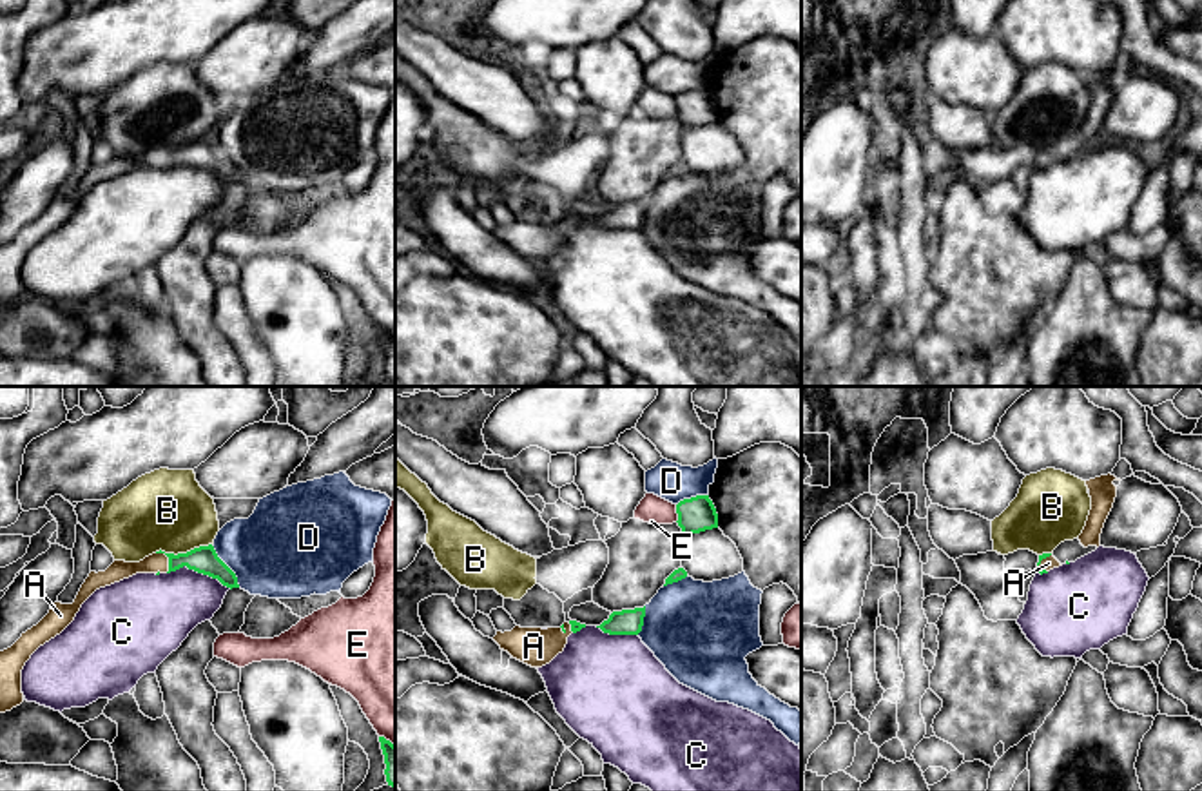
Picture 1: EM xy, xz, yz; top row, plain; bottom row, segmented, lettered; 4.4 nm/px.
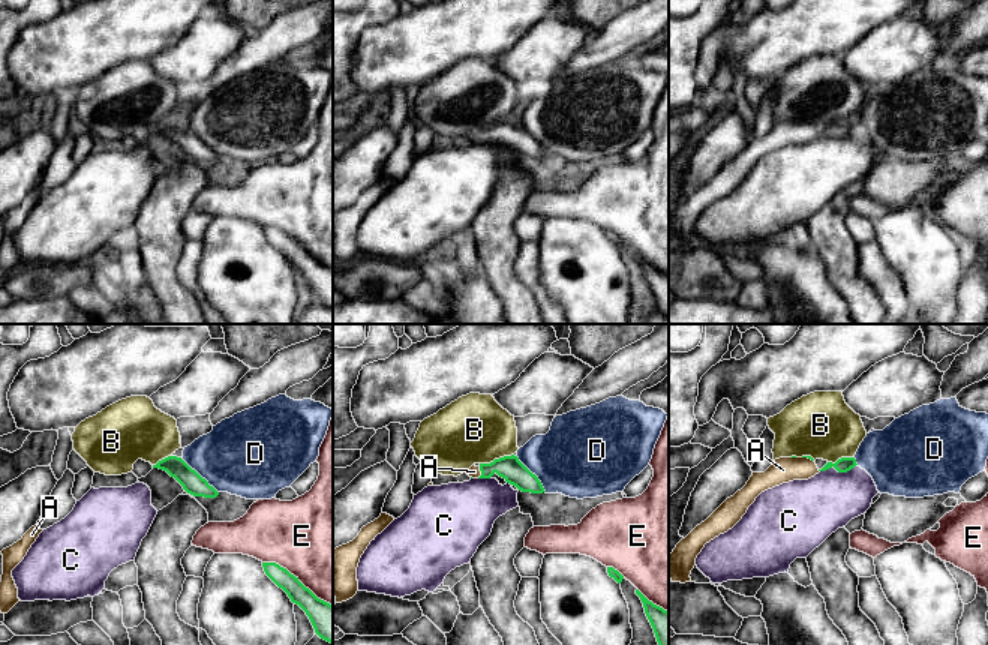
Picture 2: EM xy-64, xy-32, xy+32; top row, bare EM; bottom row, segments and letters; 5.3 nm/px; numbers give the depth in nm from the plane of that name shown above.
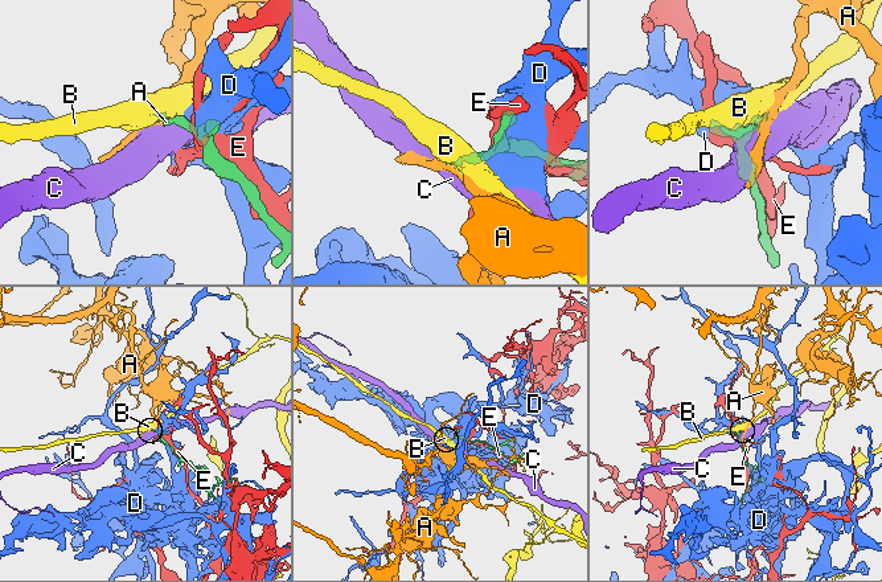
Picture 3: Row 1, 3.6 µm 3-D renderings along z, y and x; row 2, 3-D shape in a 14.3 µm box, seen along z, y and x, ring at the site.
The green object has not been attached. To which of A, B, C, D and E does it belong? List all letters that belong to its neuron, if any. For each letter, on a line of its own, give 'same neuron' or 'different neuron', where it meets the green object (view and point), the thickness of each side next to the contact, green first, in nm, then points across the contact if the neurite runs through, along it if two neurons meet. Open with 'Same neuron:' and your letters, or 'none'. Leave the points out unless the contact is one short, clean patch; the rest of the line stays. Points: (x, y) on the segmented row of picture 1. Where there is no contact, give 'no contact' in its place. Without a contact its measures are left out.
Same neuron: A
A: same neuron; meets green in xy at (169, 559); 120 nm thick on the green side, 90 nm on the other; runs through xy (203, 559), (169, 559), (118, 570)
B: different neuron; meets green in xy at (182, 554); 120 nm thick on the green side, 360 nm on the other; border along xy (211, 543), (176, 554), (155, 552)
C: different neuron; meets green in xy at (200, 572); 120 nm thick on the green side, 320 nm on the other; border along xy (167, 572), (187, 566), (216, 577), (231, 588)
D: different neuron; meets green in xy at (227, 566); 120 nm thick on the green side, 420 nm on the other
E: different neuron; meets green in xz at (677, 512); 160 nm thick on the green side, 130 nm on the other

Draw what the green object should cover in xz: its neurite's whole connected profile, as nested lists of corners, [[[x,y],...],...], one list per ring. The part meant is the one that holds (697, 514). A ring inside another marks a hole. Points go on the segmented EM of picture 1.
[[[696,495],[676,504],[683,537],[718,528],[718,513],[709,495]]]

